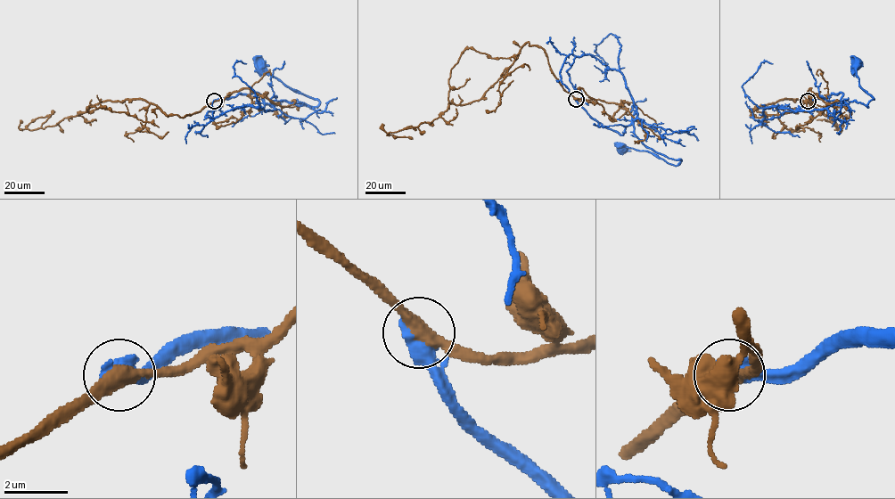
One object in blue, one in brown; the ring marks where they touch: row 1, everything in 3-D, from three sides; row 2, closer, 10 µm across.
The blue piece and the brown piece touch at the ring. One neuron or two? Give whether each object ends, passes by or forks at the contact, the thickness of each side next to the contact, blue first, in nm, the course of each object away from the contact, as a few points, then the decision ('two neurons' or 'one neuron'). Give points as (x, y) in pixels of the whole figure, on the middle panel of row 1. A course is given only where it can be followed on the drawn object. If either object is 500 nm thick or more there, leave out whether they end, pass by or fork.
600 nm thick on the blue side, 440 nm on the other; blue runs (576, 99), (603, 126), (621, 134), (632, 123), (645, 146), (680, 160), (677, 166), (622, 149); brown runs (576, 99), (545, 51), (527, 42), (480, 99), (449, 102), (451, 69), (466, 49), (497, 59), (521, 53); one neuron

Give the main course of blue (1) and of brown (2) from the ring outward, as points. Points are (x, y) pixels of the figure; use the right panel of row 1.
1: (808, 101), (841, 93), (832, 104), (854, 101), (867, 106), (874, 98), (859, 85), (857, 65)
2: (808, 101), (793, 111), (751, 115), (784, 99), (811, 101), (810, 112), (758, 108), (767, 117), (761, 126)

